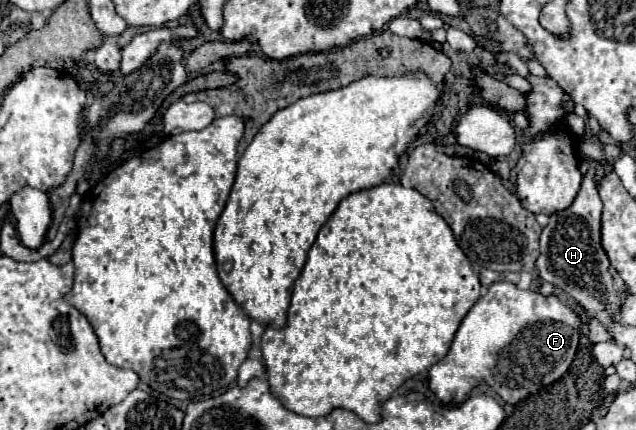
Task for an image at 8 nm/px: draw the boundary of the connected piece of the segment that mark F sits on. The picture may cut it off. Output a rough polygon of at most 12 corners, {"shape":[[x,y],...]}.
{"shape":[[496,282],[430,368],[440,402],[506,404],[566,374],[578,314]]}

